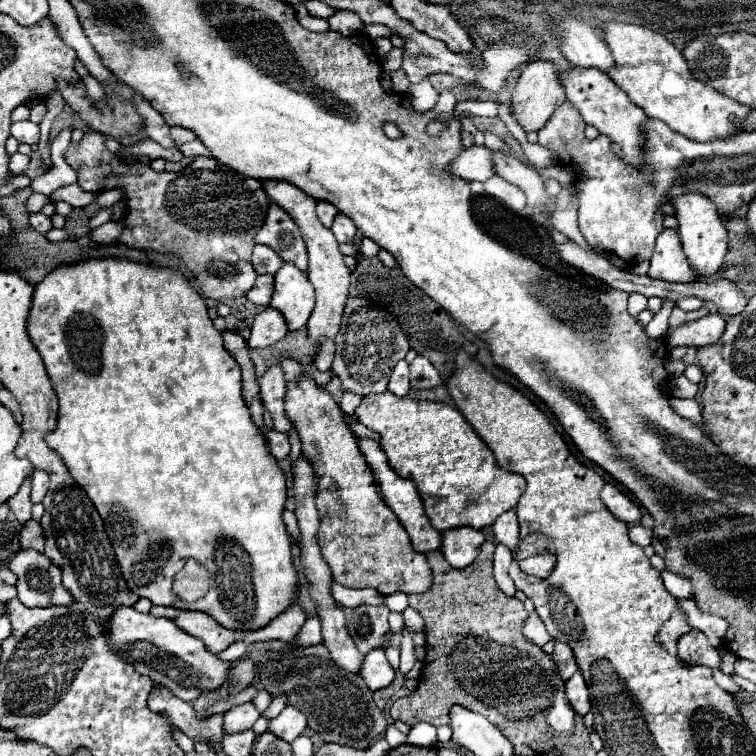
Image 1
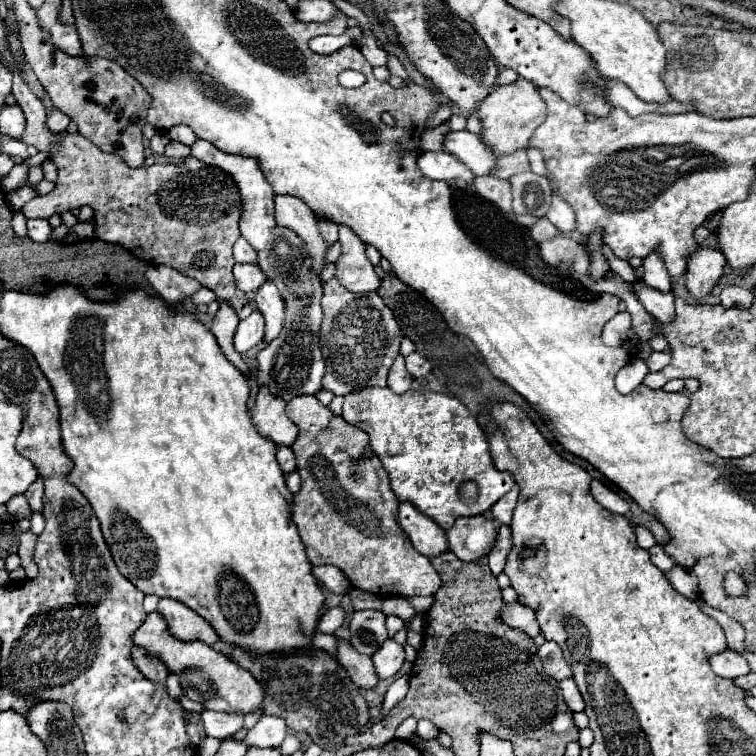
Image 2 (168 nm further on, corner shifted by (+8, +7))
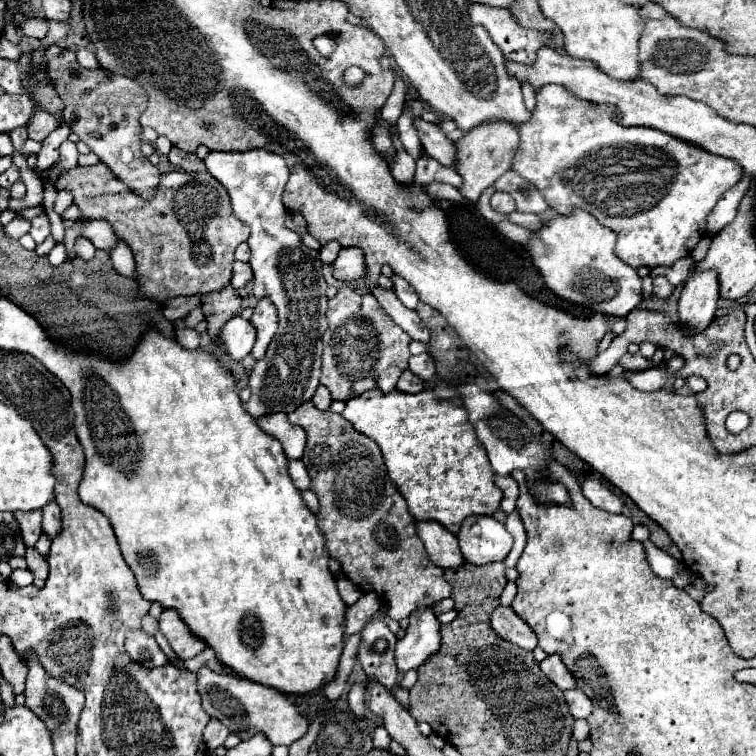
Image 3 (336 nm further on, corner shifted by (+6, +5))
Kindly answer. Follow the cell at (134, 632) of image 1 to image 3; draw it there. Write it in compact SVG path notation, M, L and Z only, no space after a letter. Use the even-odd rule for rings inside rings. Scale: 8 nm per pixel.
M208 667L198 669L196 675L198 675L198 681L196 681L198 693L204 697L202 699L204 711L210 717L226 723L226 727L230 727L230 731L236 733L242 741L250 739L256 731L262 731L270 739L272 745L290 745L292 741L300 739L306 733L308 721L276 689L258 685L258 683L242 679L242 677L218 675L216 671L212 671Z

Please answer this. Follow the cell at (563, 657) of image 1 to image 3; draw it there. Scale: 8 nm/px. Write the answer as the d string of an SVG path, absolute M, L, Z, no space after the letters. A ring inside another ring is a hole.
M554 653L554 655L548 655L548 657L540 663L540 667L542 667L544 675L546 675L556 687L560 687L562 691L576 687L574 677L572 677L572 673L566 669L566 665L562 663L562 657L560 657L560 655L556 655L556 653Z

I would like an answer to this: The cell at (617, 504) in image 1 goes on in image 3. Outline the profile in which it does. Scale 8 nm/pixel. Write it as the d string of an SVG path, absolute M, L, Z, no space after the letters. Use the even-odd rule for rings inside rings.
M586 479L582 483L584 497L598 509L604 509L608 513L622 513L622 501L618 495L614 495L606 485L602 485L596 479Z

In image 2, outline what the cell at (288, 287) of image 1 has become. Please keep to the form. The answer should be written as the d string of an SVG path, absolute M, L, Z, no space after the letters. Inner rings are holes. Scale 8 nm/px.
M266 281L254 297L256 309L264 315L266 321L266 331L264 331L264 341L272 341L280 335L284 327L284 301L272 281Z

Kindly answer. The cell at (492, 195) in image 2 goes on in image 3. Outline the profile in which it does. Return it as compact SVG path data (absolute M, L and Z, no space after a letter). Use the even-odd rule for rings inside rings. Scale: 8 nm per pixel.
M494 191L492 199L490 199L490 205L498 213L512 213L512 211L516 211L514 199L508 193L504 193L504 191Z

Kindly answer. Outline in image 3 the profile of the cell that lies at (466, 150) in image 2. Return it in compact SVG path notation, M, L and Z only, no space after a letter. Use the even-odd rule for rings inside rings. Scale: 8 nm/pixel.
M416 119L416 127L420 133L420 143L426 149L426 153L434 159L438 159L442 165L446 167L454 167L456 165L456 143L450 141L446 137L446 133L434 125L434 123L426 123L422 119Z

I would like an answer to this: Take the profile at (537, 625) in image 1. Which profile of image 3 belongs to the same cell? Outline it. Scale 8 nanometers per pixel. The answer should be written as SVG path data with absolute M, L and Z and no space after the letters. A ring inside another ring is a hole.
M498 607L492 613L492 627L498 635L502 635L502 639L508 639L522 649L534 651L534 647L538 645L538 637L532 627L528 627L528 623L524 623L512 607Z

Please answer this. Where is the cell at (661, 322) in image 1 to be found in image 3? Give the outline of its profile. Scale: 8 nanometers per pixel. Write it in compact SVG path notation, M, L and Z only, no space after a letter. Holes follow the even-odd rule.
M666 275L654 277L654 295L666 299L666 297L672 293L672 289L674 289L674 287L668 283L668 277L666 277Z

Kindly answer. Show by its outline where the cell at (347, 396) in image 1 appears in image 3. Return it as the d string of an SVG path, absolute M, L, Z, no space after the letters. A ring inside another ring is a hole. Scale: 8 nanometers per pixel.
M320 385L320 387L316 389L314 397L312 397L312 403L314 403L318 409L328 409L328 407L330 407L330 403L332 403L330 391L328 391L324 385Z

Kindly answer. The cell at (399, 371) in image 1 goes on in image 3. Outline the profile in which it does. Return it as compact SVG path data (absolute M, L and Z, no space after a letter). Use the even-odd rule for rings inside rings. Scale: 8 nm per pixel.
M408 369L400 375L398 385L396 385L396 389L402 391L402 393L418 393L418 391L422 391L422 387L424 387L424 381L418 379L418 377L416 377L412 371L408 371Z

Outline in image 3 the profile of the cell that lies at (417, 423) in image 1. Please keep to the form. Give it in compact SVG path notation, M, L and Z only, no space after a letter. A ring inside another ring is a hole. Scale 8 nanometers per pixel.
M394 389L388 397L382 397L382 391L356 395L346 401L342 415L356 431L378 443L388 475L416 521L438 521L456 535L464 517L492 515L500 507L502 491L494 483L486 449L478 441L464 407L439 399L429 390L406 395Z

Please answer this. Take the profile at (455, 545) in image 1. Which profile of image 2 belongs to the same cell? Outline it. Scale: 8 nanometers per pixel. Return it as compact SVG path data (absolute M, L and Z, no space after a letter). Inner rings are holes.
M484 515L460 517L448 531L450 551L460 561L480 561L492 551L496 539L496 523Z

